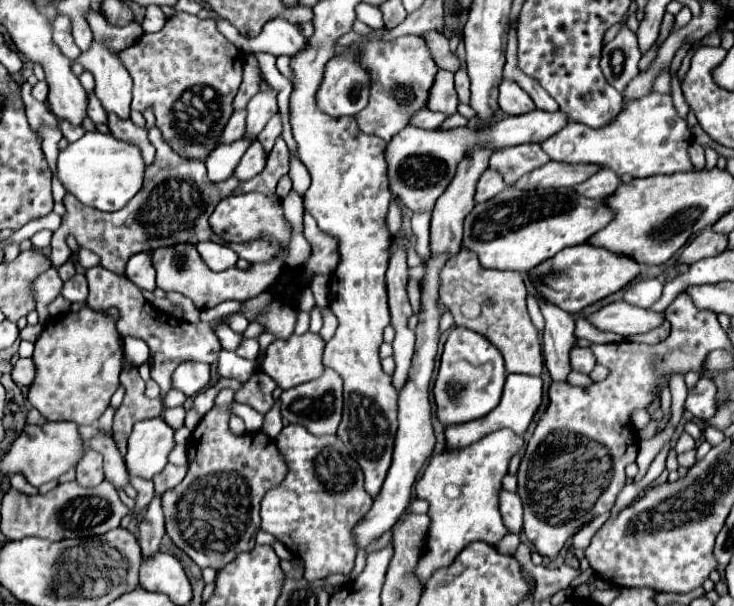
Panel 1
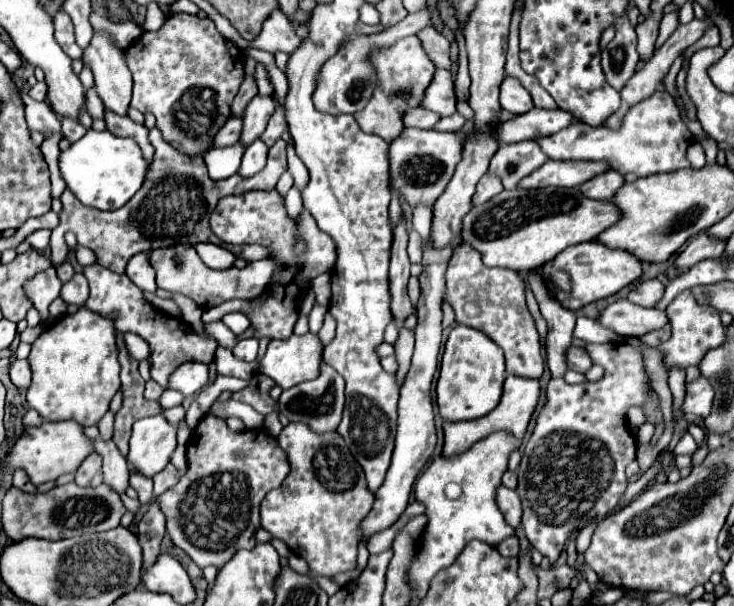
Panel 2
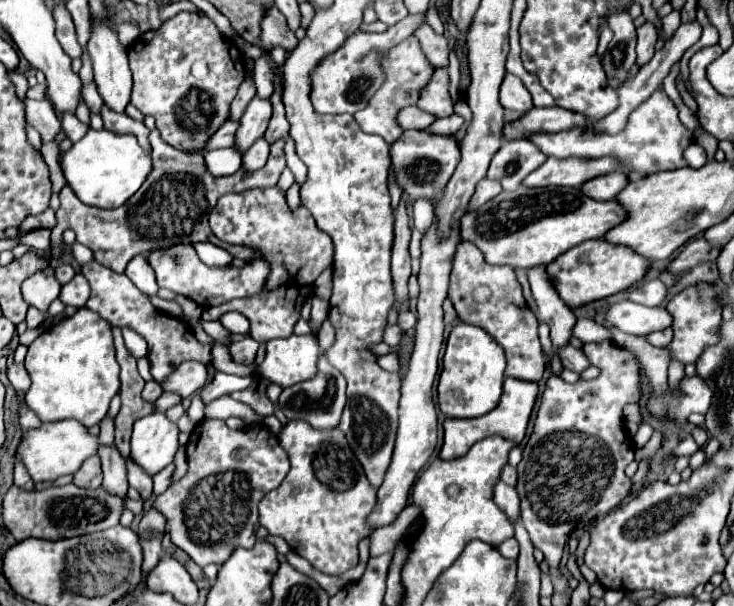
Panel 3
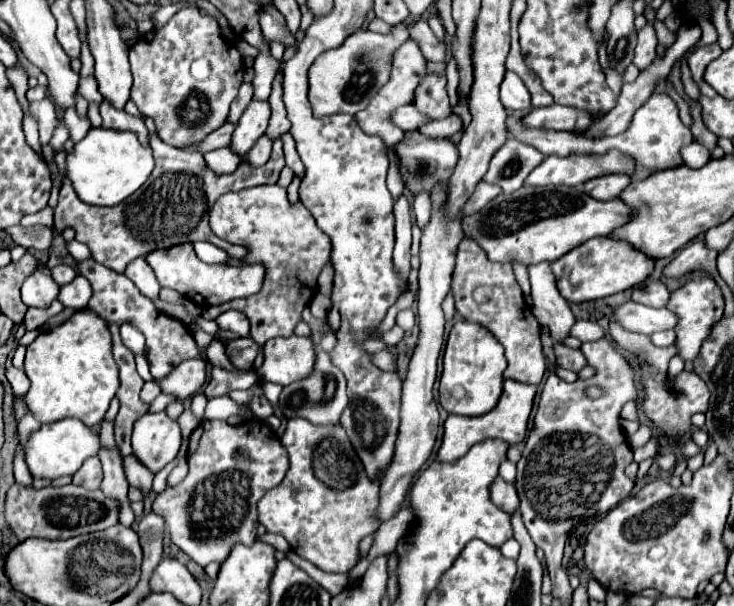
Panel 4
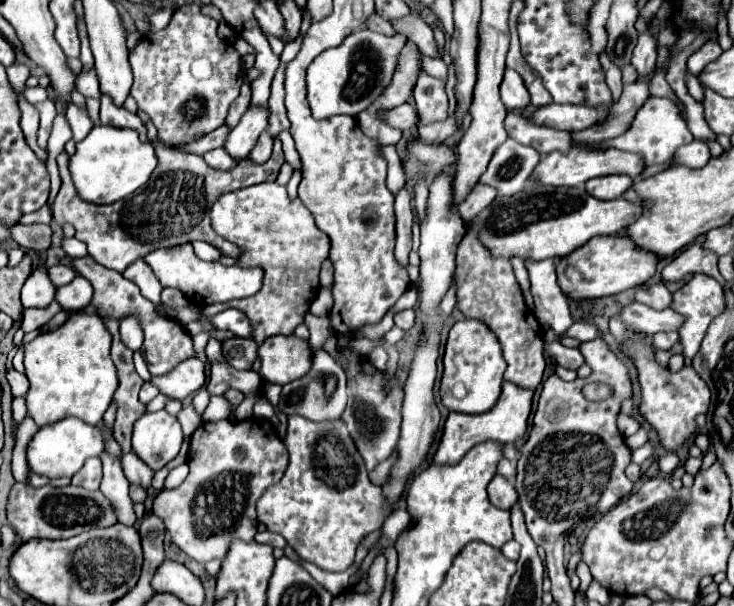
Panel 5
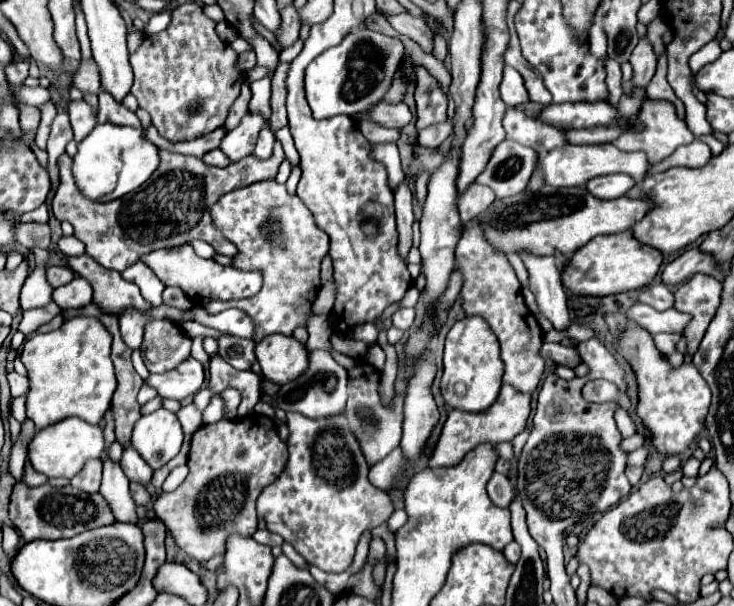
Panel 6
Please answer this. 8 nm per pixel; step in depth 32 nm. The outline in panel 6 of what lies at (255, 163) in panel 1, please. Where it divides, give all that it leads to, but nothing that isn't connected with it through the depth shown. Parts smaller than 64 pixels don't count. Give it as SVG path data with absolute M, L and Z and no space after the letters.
M266 126L266 128L262 128L262 132L260 132L260 138L258 138L258 144L256 144L256 148L254 148L254 156L256 158L260 158L260 160L266 160L270 154L272 154L272 146L274 146L274 134L270 132L270 128Z

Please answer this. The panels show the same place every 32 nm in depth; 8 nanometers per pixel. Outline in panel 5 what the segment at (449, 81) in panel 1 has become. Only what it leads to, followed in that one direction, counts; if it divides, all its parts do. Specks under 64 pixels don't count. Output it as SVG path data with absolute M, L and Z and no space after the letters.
M426 72L420 74L420 80L414 88L414 100L420 112L420 124L444 120L448 116L448 96L444 84L446 84L444 80L428 76Z

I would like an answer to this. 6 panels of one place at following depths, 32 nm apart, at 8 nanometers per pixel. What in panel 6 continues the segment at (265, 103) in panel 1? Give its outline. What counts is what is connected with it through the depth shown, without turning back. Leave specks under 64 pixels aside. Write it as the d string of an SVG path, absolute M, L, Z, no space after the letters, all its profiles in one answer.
M248 112L242 122L230 130L226 134L226 138L222 140L222 152L228 154L228 158L232 162L238 162L246 156L252 154L252 148L256 146L256 140L258 140L258 134L260 130L266 126L268 122L264 120L262 114L258 112Z

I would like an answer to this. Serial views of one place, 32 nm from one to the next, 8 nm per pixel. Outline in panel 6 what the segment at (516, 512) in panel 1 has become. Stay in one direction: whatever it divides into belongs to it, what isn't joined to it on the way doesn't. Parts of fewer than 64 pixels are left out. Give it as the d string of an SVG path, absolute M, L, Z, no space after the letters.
M494 474L492 478L490 478L490 482L488 482L488 496L490 496L490 500L496 504L496 506L500 506L500 508L508 508L510 504L512 504L512 500L514 500L514 486L512 486L512 482L504 476L504 474Z

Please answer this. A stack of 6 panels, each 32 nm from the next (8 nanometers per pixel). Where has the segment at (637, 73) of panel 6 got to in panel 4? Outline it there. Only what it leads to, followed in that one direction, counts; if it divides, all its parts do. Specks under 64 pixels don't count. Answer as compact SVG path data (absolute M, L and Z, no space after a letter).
M646 24L642 30L638 30L638 46L636 46L636 56L634 56L634 64L638 68L646 68L654 56L656 56L656 32L652 24Z

